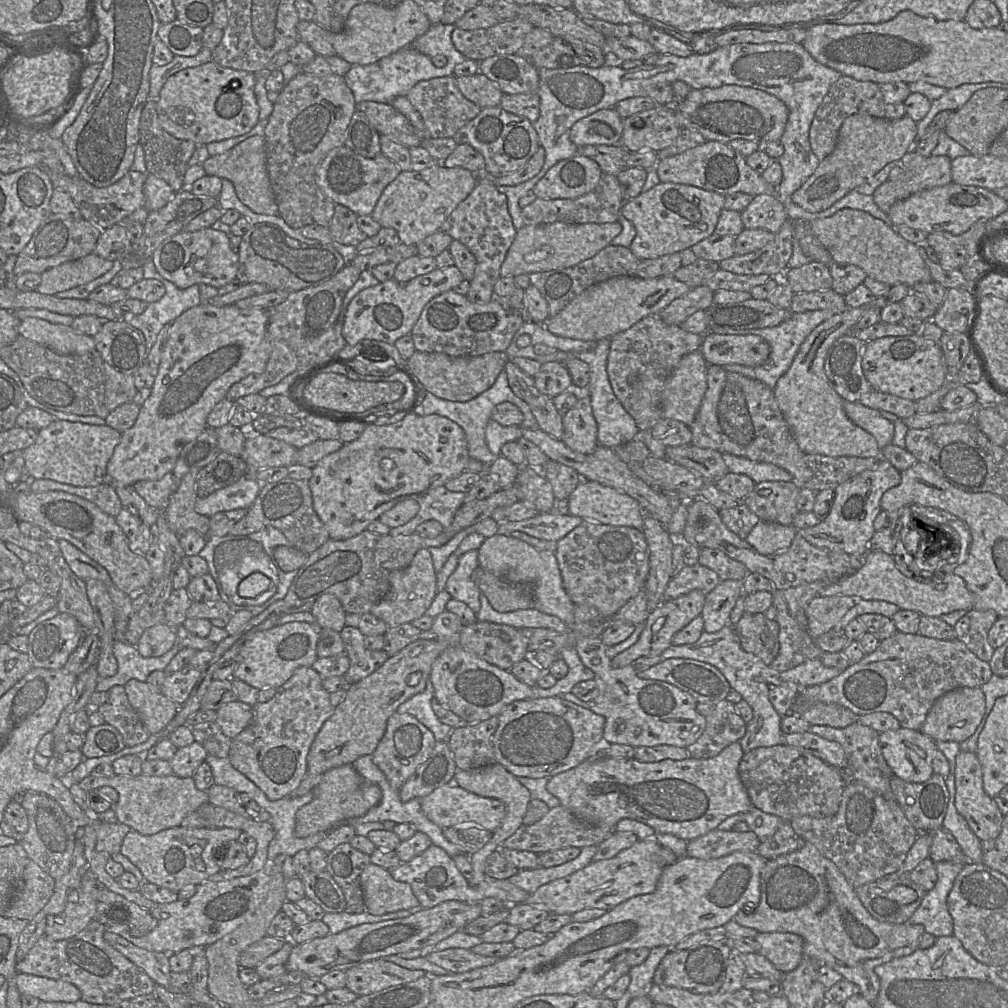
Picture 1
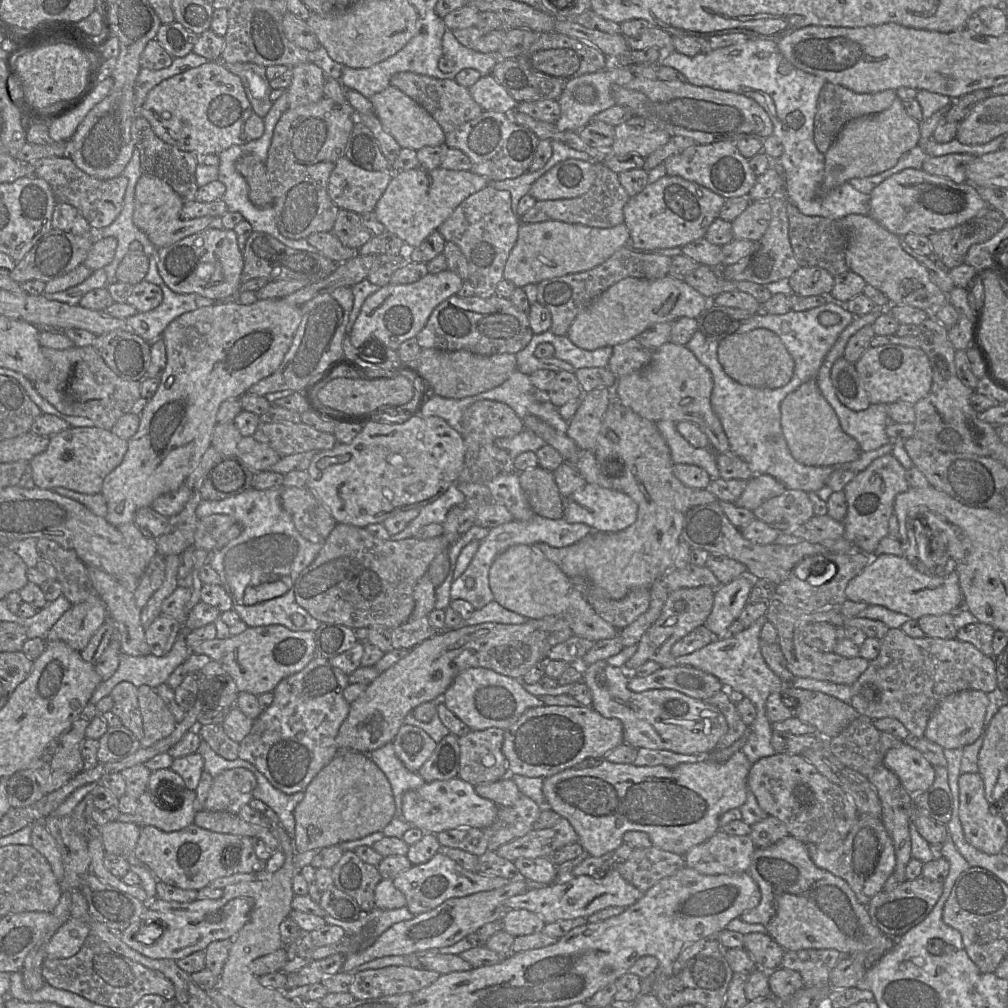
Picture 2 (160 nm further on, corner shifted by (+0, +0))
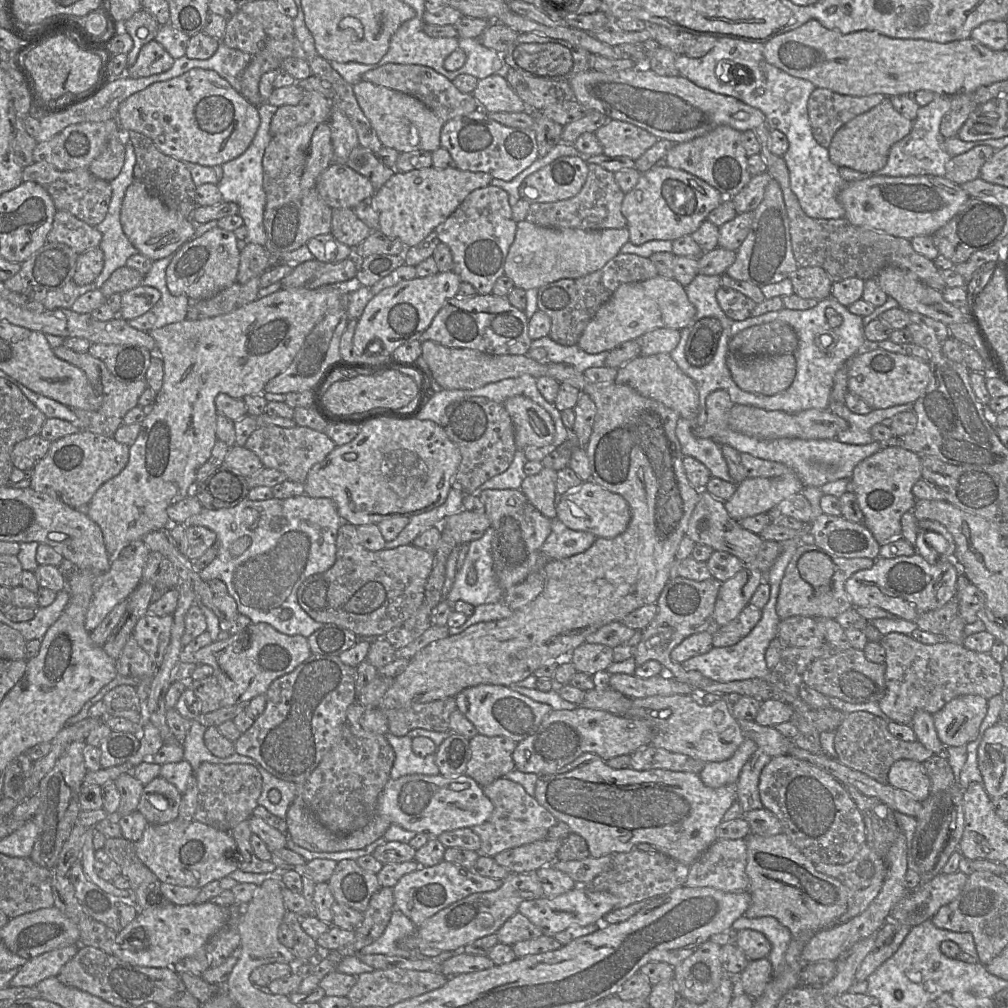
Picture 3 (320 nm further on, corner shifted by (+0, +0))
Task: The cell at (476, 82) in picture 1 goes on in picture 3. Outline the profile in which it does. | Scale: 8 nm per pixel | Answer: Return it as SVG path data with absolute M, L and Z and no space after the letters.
M503 73L479 80L472 96L485 112L523 112L528 109L510 87Z

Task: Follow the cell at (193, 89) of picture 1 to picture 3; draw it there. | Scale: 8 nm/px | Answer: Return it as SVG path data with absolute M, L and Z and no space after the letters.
M201 68L154 83L131 95L119 105L116 119L123 132L134 131L147 136L165 155L208 167L222 166L244 154L260 126L258 107L250 104L217 72Z

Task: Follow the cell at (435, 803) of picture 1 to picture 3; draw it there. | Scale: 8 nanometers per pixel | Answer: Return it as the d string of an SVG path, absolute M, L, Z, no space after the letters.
M409 774L396 780L390 779L379 796L377 806L377 814L387 818L391 823L398 824L406 830L436 838L445 831L483 824L492 812L493 804L484 795L483 788L465 774L460 776Z

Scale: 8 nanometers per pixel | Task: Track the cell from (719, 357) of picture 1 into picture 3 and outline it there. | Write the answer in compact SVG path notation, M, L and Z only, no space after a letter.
M729 351L726 364L739 388L764 396L786 390L796 376L793 354L741 358Z

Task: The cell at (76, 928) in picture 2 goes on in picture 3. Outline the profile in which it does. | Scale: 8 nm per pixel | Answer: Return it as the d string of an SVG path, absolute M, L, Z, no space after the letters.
M72 944L57 948L32 958L19 968L10 986L31 987L46 978L57 977L62 967L75 956L79 945Z

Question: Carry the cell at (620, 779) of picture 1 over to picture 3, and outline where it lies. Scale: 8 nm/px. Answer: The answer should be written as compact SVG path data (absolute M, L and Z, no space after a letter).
M584 753L576 758L570 764L562 767L552 774L539 775L535 787L534 798L537 802L547 809L557 821L566 823L571 833L580 835L587 843L589 856L599 858L606 855L614 855L616 853L629 852L638 844L648 844L657 852L666 855L686 866L694 863L715 841L717 841L717 827L722 823L725 812L731 805L737 801L737 786L729 784L719 788L710 788L703 784L698 774L687 772L672 772L668 770L647 770L636 771L630 767L624 769L613 769L596 754Z

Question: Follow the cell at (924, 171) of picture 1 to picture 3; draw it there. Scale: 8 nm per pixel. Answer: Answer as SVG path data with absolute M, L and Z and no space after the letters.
M982 145L952 157L946 164L945 177L957 185L979 178L982 166L995 151L990 146Z

